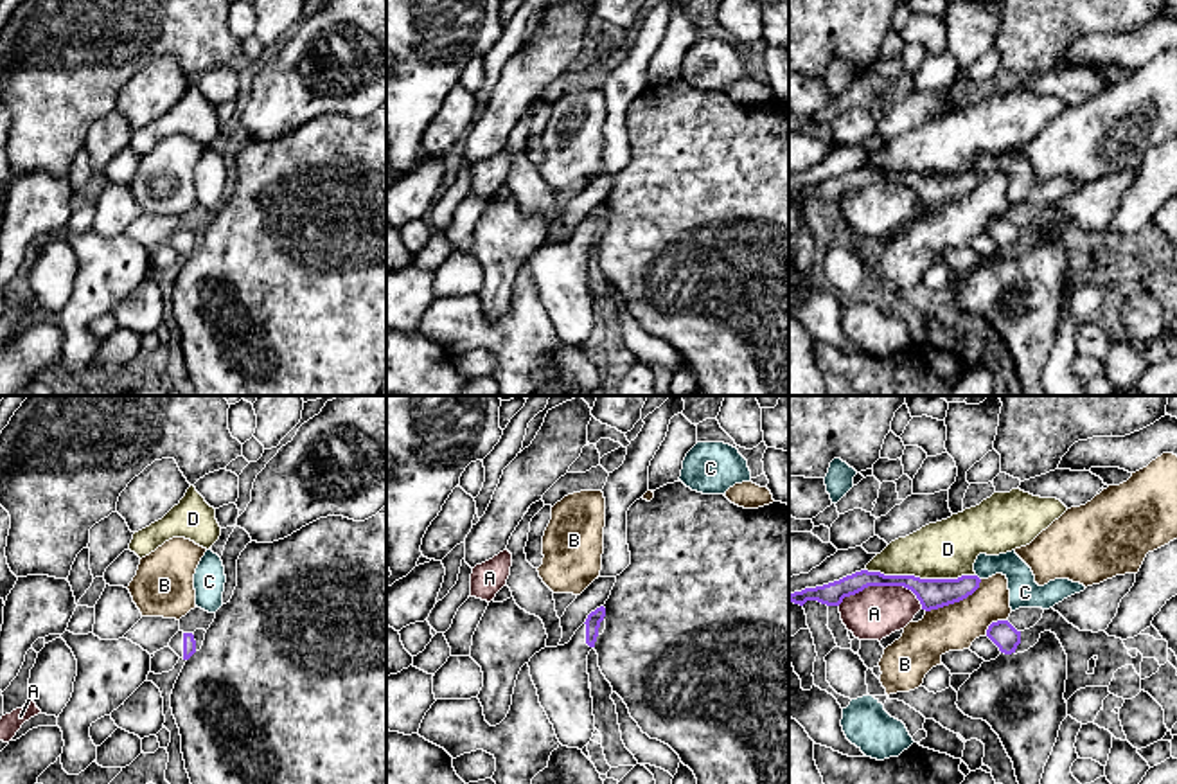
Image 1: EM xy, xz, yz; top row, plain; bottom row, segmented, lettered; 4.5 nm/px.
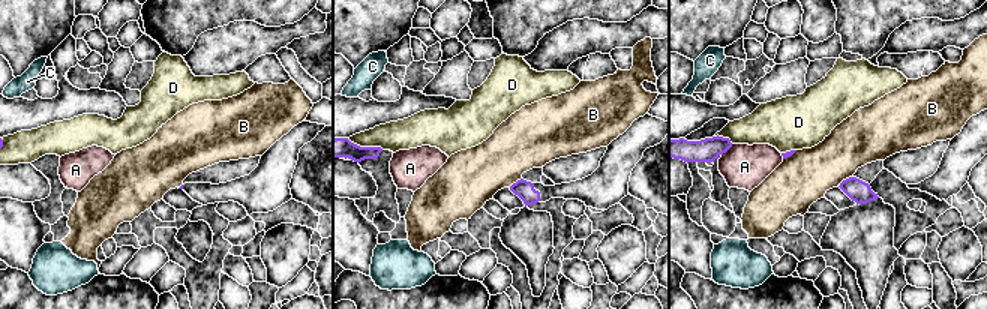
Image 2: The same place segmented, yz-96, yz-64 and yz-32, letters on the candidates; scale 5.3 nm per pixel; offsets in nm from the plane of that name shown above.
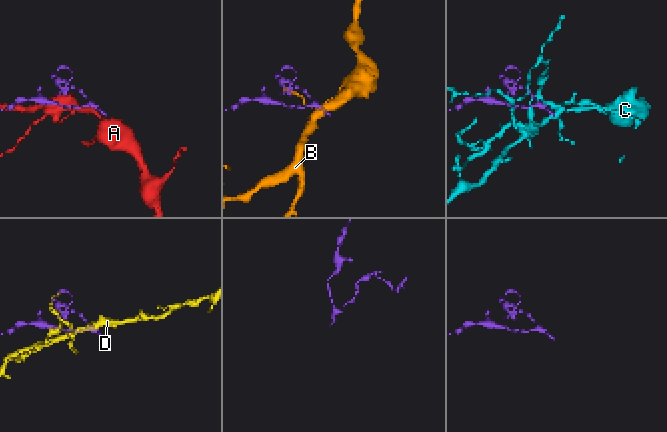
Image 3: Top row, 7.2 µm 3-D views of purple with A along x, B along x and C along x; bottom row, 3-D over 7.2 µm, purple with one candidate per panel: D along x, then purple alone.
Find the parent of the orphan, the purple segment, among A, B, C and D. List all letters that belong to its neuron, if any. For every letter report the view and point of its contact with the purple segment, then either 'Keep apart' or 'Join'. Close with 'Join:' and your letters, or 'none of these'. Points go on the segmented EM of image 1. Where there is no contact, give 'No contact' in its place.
A: Touches purple at yz (883, 585). Keep apart
B: Touches purple at yz (955, 601). Keep apart
C: Touches purple at yz (978, 578). Keep apart
D: Touches purple at yz (919, 578). Keep apart
Join: none of these

